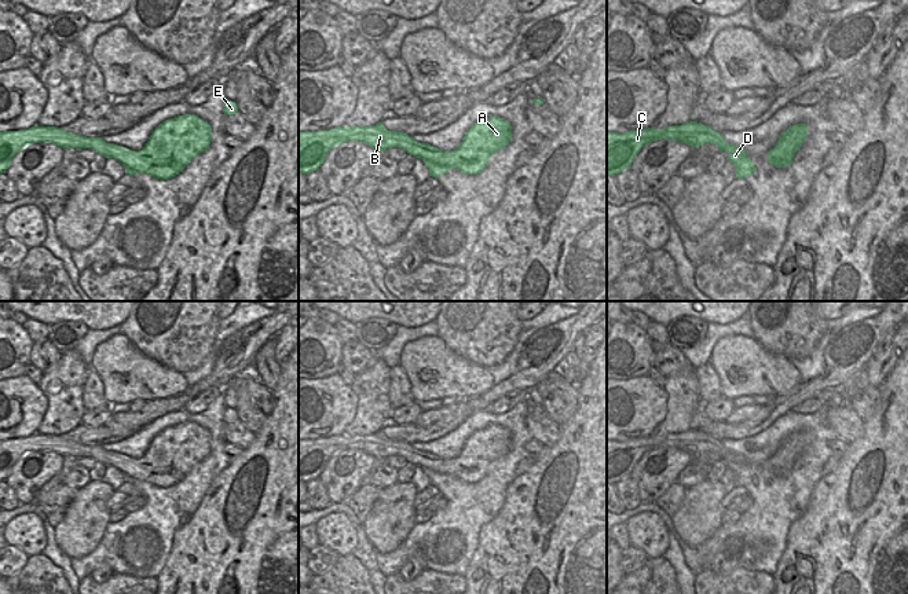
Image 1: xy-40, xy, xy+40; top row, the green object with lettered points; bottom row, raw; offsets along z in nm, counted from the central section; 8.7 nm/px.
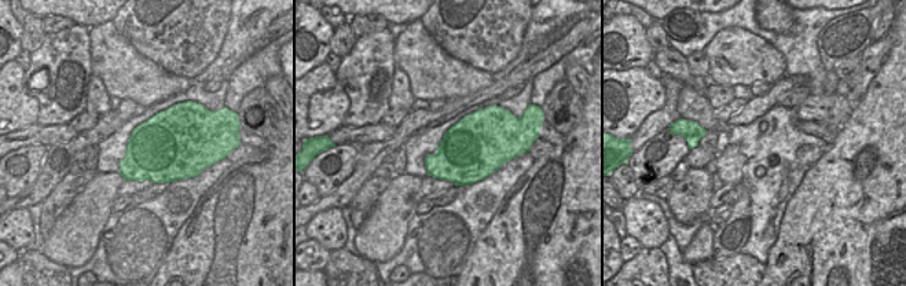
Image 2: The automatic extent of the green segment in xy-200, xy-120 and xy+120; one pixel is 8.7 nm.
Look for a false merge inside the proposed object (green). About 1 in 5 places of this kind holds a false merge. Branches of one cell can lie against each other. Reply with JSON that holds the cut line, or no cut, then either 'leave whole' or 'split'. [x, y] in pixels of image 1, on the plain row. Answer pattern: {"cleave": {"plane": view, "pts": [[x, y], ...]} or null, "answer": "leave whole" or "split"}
{"cleave": null, "answer": "leave whole"}

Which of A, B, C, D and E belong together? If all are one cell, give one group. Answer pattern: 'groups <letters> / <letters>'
groups A B C D E

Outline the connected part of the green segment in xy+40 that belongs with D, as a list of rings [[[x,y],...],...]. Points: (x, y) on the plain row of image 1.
[[[689,429],[682,433],[673,433],[664,437],[638,437],[623,443],[607,440],[607,484],[615,484],[630,476],[640,458],[655,448],[675,448],[691,454],[700,455],[704,451],[713,451],[720,455],[720,461],[729,459],[726,465],[736,476],[736,485],[746,487],[753,484],[757,476],[746,465],[746,458],[739,454],[726,451],[721,443],[698,429]]]

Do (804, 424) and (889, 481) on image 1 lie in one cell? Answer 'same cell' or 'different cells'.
different cells

